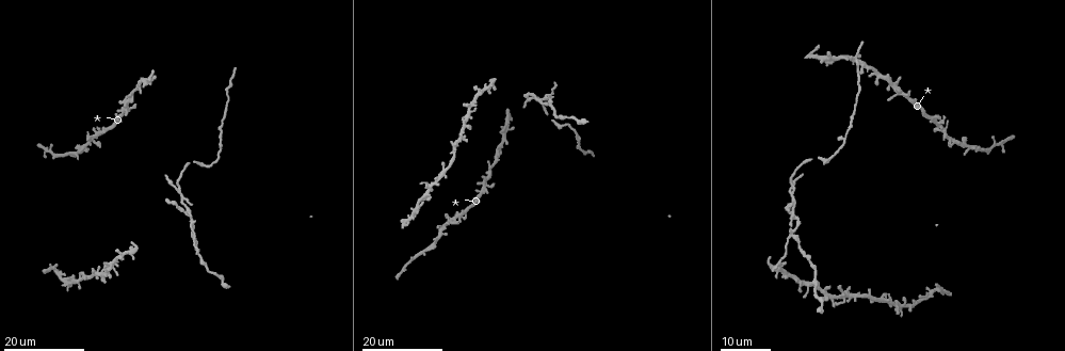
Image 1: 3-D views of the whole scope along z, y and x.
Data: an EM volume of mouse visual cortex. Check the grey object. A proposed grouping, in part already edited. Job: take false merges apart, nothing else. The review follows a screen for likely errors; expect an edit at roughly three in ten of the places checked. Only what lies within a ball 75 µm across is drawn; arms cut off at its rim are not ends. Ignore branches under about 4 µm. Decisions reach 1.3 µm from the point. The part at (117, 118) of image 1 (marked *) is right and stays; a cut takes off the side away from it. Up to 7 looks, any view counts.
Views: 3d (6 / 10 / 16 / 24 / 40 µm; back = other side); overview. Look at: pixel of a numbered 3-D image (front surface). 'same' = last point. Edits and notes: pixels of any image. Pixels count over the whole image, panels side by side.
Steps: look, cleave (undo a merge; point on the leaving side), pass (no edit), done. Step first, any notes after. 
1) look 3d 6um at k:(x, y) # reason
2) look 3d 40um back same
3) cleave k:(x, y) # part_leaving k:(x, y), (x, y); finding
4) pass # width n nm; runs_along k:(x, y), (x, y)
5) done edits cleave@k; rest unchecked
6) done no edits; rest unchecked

look 3d 24um at 1:(90, 141) # four or more arms meet

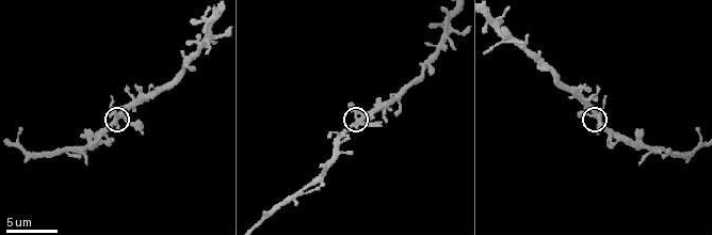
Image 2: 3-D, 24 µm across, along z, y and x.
look 3d 6um at 2:(598, 116)

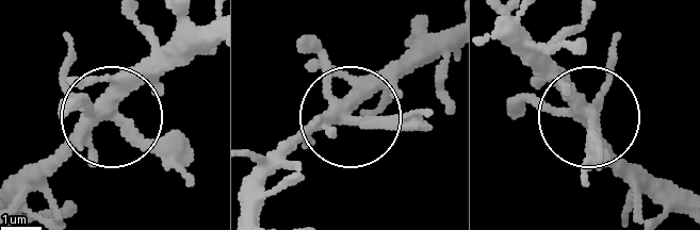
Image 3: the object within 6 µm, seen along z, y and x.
pass # width 330 nm; runs_along 3:(206, 30), (120, 112), (192, 180); all the same neuron

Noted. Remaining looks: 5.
look 3d 16um at 2:(653, 151) # four or more arms meet

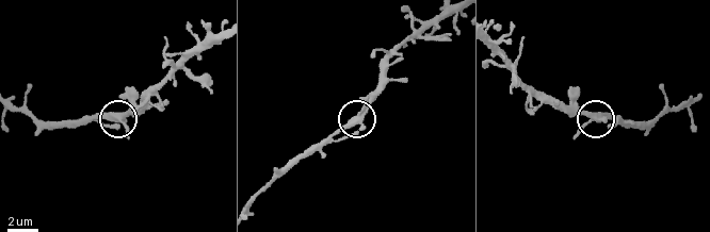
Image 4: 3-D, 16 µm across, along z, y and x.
pass # width 320 nm; continuous, no second neuron

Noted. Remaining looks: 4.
look 3d 16um at 1:(791, 192) # a fork

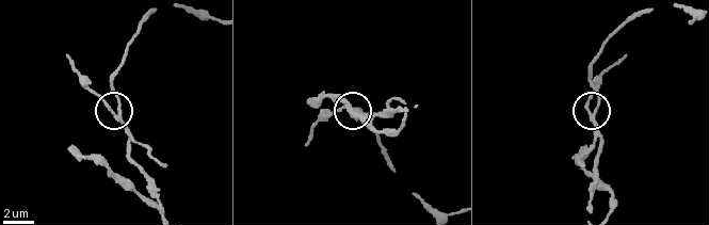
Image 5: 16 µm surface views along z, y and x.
look 3d 10um at 5:(591, 117)

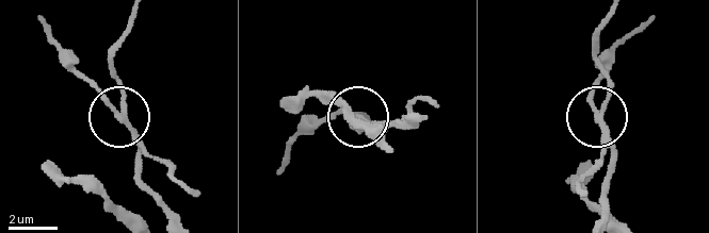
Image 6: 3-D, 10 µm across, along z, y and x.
cleave 6:(154, 160) # arms 3; part_leaving 6:(131, 131), (125, 115), (42, 19); a second neuron is stuck on

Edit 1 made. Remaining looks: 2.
look 3d 16um at 1:(794, 232)

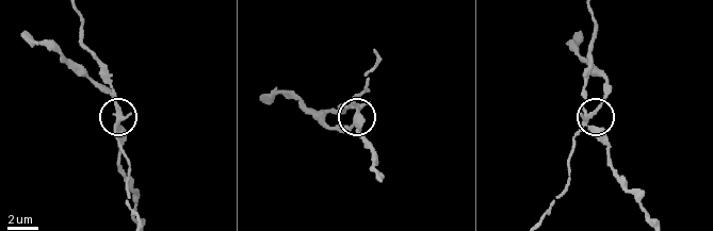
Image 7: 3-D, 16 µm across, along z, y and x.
look 3d 6um at 7:(593, 114)

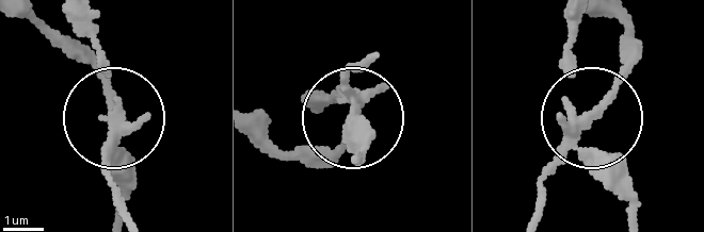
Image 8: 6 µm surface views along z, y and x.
cleave 8:(129, 179) # width 240 nm; part_leaving 8:(355, 98), (355, 155); a second neuron is stuck on

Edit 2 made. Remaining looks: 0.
done edits cleave@6, cleave@8; rest unchecked

